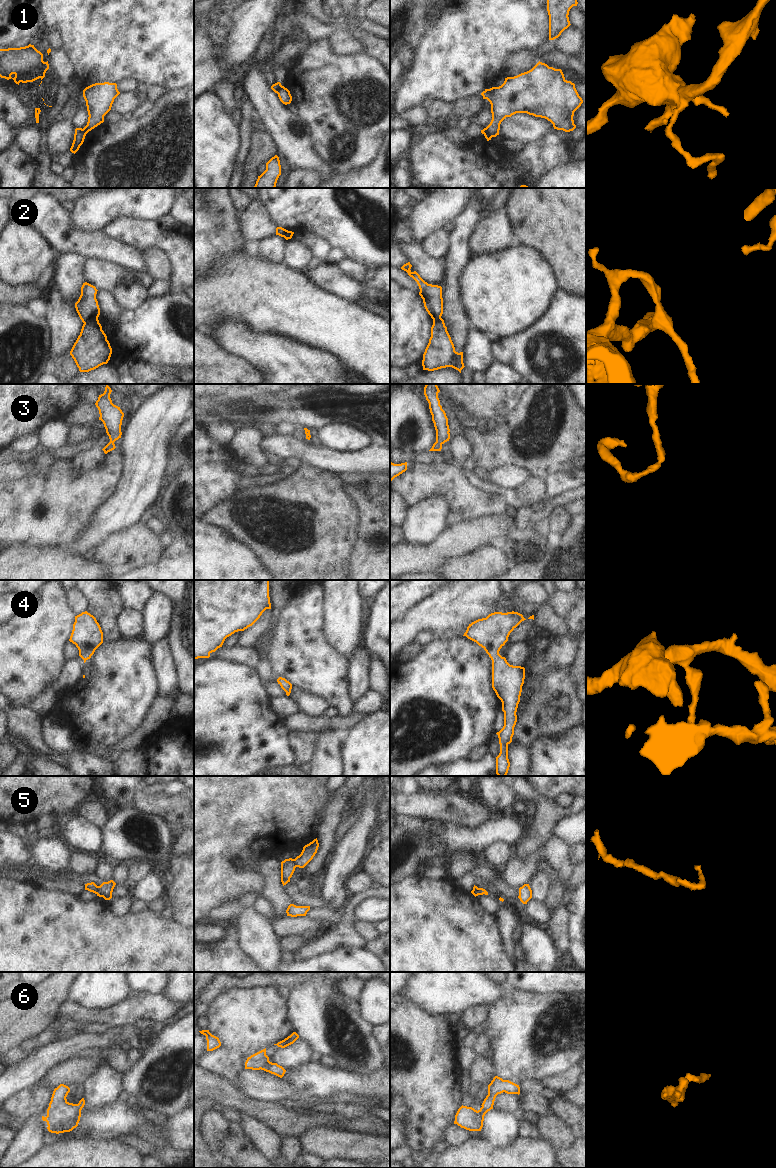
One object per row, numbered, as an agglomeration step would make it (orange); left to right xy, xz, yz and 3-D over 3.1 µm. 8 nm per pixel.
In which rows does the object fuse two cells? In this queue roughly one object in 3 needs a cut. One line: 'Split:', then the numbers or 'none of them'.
Split: 1, 2, 5

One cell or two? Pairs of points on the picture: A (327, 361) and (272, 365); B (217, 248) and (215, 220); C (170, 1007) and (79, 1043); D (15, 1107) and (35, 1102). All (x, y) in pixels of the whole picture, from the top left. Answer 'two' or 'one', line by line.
A: one
B: one
C: two
D: one

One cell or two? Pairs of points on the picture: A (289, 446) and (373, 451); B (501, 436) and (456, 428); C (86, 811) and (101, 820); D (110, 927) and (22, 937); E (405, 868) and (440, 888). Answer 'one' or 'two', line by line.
A: one
B: one
C: one
D: one
E: two

